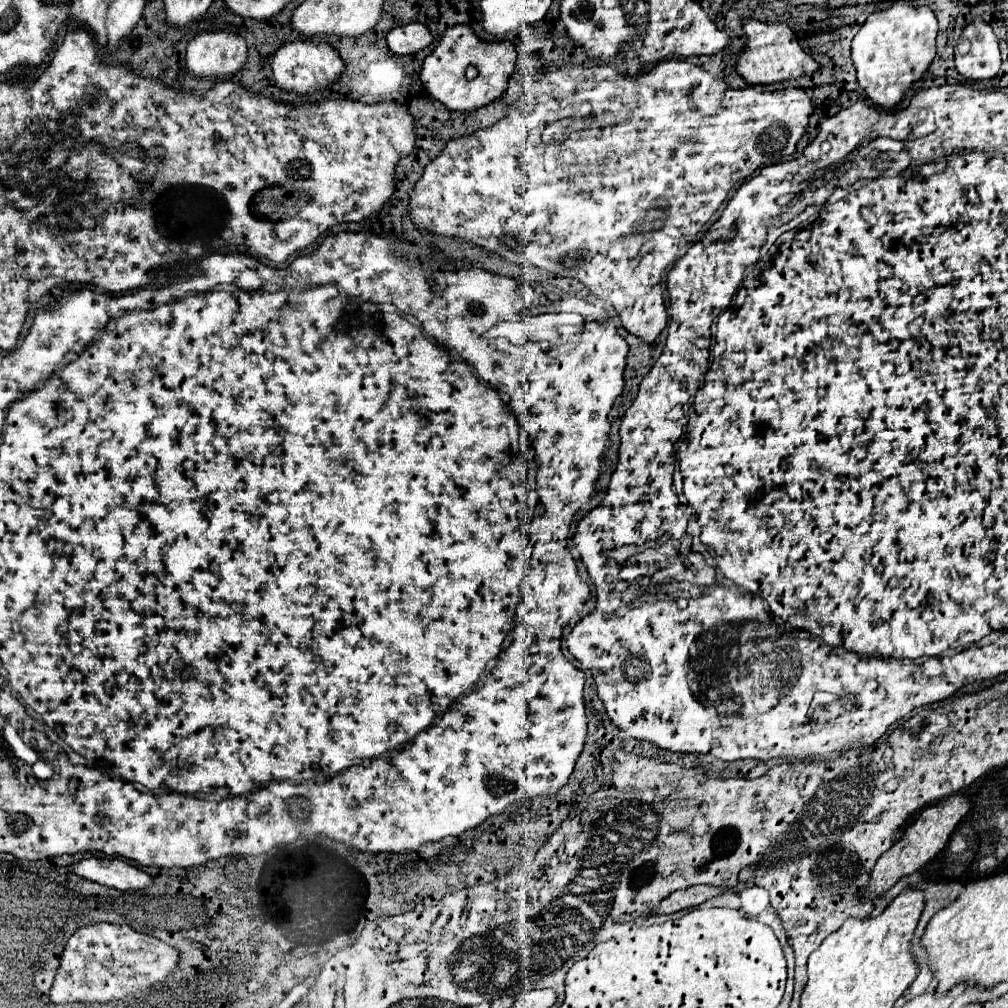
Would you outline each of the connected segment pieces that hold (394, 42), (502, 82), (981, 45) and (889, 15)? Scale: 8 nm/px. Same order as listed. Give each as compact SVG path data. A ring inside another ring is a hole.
M416 22L398 26L392 32L388 32L388 36L386 36L390 52L398 54L398 56L416 54L418 50L424 50L426 46L430 46L432 40L434 38L432 38L430 30L424 24L416 24Z
M458 24L450 28L436 50L424 60L420 70L420 80L424 90L438 102L442 102L448 110L454 112L474 112L484 104L492 104L502 98L508 86L508 78L516 66L516 46L512 42L482 42L472 32L470 26ZM474 66L478 76L474 80L466 78L466 68Z
M984 20L966 26L964 40L956 46L956 70L970 80L990 80L1000 72L998 38Z
M894 4L884 12L870 14L852 40L852 62L858 72L858 84L866 96L880 108L896 108L910 86L918 82L936 56L938 20L928 6Z

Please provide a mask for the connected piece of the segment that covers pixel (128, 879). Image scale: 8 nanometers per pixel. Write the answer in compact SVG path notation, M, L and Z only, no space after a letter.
M94 856L84 858L78 864L74 864L72 870L82 878L88 878L92 882L98 882L116 890L144 890L144 888L150 888L154 882L150 874L118 858L114 860L94 858Z

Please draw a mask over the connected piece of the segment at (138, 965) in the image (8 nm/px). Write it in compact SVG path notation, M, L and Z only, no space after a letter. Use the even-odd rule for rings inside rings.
M98 922L82 926L64 946L50 1000L54 1004L106 1004L128 994L144 992L164 982L178 966L180 952L158 938L140 934L128 924Z

